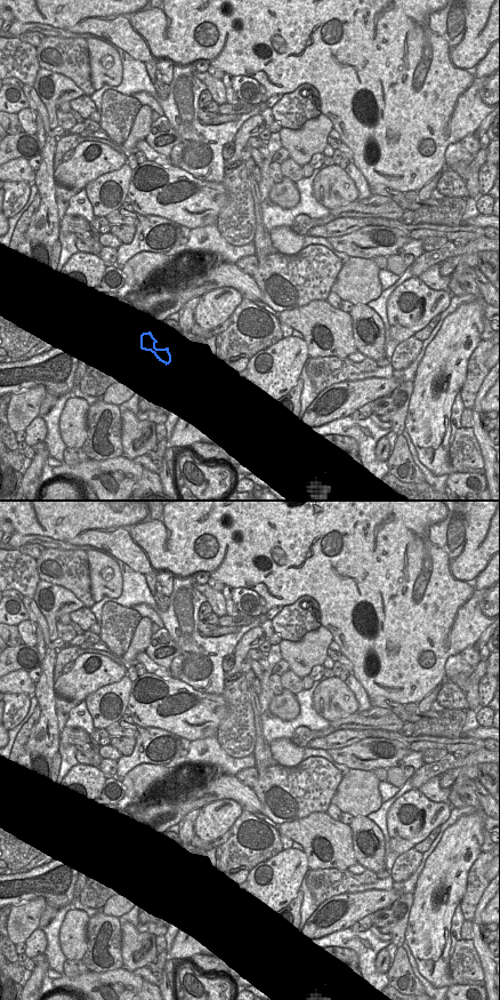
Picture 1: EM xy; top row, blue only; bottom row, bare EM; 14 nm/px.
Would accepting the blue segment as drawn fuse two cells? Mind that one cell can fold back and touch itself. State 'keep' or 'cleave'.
cleave

